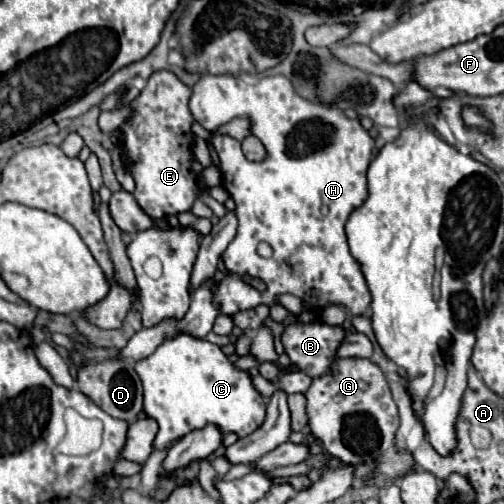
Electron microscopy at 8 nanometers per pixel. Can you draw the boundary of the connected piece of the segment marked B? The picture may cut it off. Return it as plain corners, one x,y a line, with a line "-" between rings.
321,320
309,324
293,322
285,326
281,334
285,354
311,378
319,378
331,372
331,364
335,362
337,348
343,338
343,326
331,326

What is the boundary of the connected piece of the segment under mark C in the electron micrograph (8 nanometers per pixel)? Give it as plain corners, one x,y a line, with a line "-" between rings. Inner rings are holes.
179,334
175,340
165,340
151,356
135,362
135,370
145,388
143,410
159,426
153,440
159,450
203,424
219,424
225,434
235,432
243,438
265,420
265,400
253,388
251,376
237,370
217,344

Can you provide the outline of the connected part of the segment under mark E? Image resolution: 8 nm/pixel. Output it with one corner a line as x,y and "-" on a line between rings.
155,72
141,96
133,102
135,114
121,128
125,132
125,150
129,154
129,170
135,178
135,200
153,218
165,214
187,212
199,194
197,174
191,172
191,122
193,116
187,108
191,88
187,88
171,72

